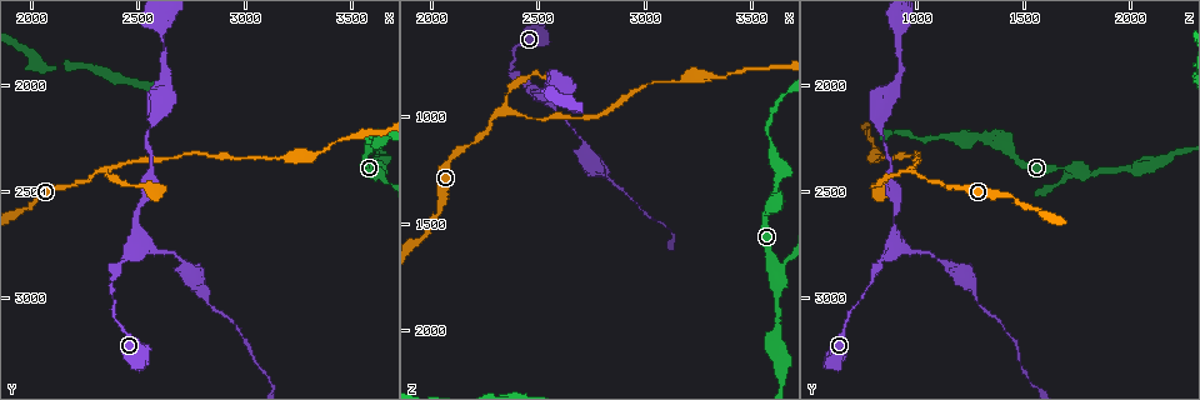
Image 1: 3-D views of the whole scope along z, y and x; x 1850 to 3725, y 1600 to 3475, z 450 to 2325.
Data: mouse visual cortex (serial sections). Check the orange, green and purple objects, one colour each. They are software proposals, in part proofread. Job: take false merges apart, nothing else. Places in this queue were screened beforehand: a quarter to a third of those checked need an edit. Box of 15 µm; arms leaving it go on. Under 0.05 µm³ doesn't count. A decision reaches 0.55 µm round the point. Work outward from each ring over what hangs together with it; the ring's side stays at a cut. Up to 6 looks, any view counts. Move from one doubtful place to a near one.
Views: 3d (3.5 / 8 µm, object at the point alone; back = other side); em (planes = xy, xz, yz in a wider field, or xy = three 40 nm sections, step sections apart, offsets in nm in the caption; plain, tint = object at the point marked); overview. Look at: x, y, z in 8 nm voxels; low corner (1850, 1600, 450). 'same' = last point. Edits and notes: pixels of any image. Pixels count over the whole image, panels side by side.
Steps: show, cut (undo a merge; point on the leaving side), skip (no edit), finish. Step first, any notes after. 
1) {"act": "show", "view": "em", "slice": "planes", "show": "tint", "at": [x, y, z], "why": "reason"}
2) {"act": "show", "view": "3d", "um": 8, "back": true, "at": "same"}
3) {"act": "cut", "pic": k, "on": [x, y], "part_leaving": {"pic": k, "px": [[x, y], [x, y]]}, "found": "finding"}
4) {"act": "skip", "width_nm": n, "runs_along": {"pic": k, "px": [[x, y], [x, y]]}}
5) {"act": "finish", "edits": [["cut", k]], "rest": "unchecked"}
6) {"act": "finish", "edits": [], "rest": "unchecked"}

{"act": "show", "view": "3d", "um": 3.5, "at": [3610, 2410, 1720], "why": "three-way junction"}

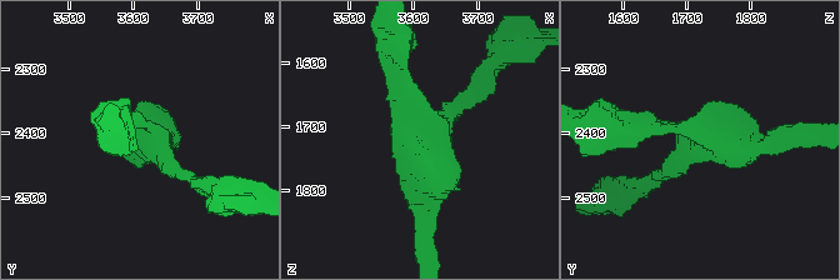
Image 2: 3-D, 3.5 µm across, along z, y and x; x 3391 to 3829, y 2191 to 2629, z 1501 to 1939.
{"act": "show", "view": "em", "slice": "xy", "step": 3, "show": "tint", "at": [3610, 2395, 1725], "arms": 3, "arm_widths_nm": [150, 200, 250], "why": "now the EM"}

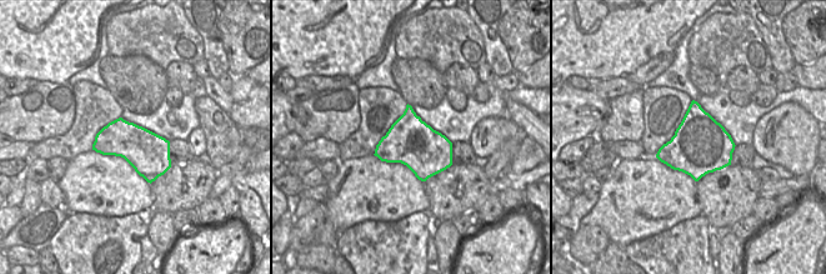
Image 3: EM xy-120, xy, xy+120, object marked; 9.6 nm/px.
{"act": "skip", "runs_along": {"pic": 2, "px": [[394, 70], [428, 154], [424, 221]]}, "found": "all the same cell"}

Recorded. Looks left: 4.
{"act": "show", "view": "3d", "um": 3.5, "at": [2500, 2780, 890], "why": "sharp bend"}

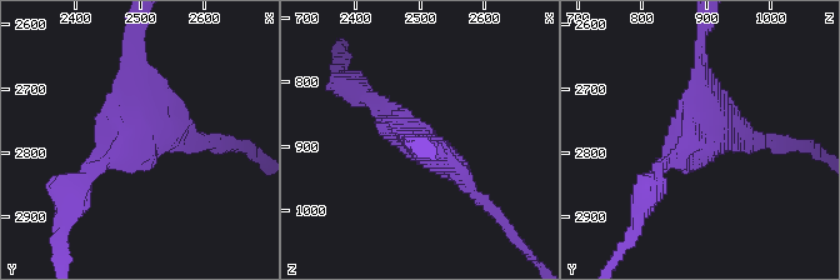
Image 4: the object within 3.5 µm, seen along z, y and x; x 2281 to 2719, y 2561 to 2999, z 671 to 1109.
{"act": "show", "view": "em", "slice": "xy", "step": 1, "show": "tint", "at": [2505, 2770, 900], "why": "need the tissue"}

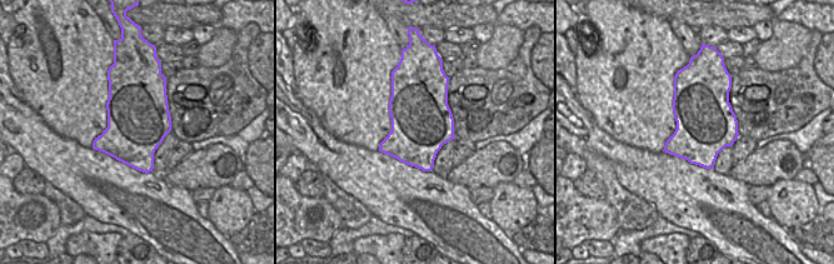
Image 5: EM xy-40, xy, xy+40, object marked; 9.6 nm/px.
{"act": "show", "view": "em", "slice": "xy", "step": 5, "show": "tint", "at": "same", "why": "another direction"}

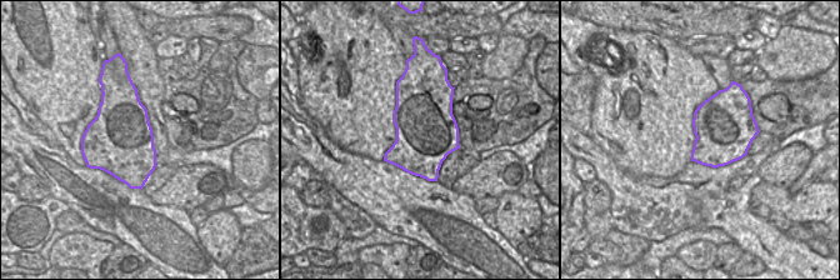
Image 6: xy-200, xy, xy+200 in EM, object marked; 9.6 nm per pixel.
{"act": "skip", "found": "continuous, no second cell"}

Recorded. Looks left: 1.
{"act": "finish", "edits": [], "rest": "unchecked"}

